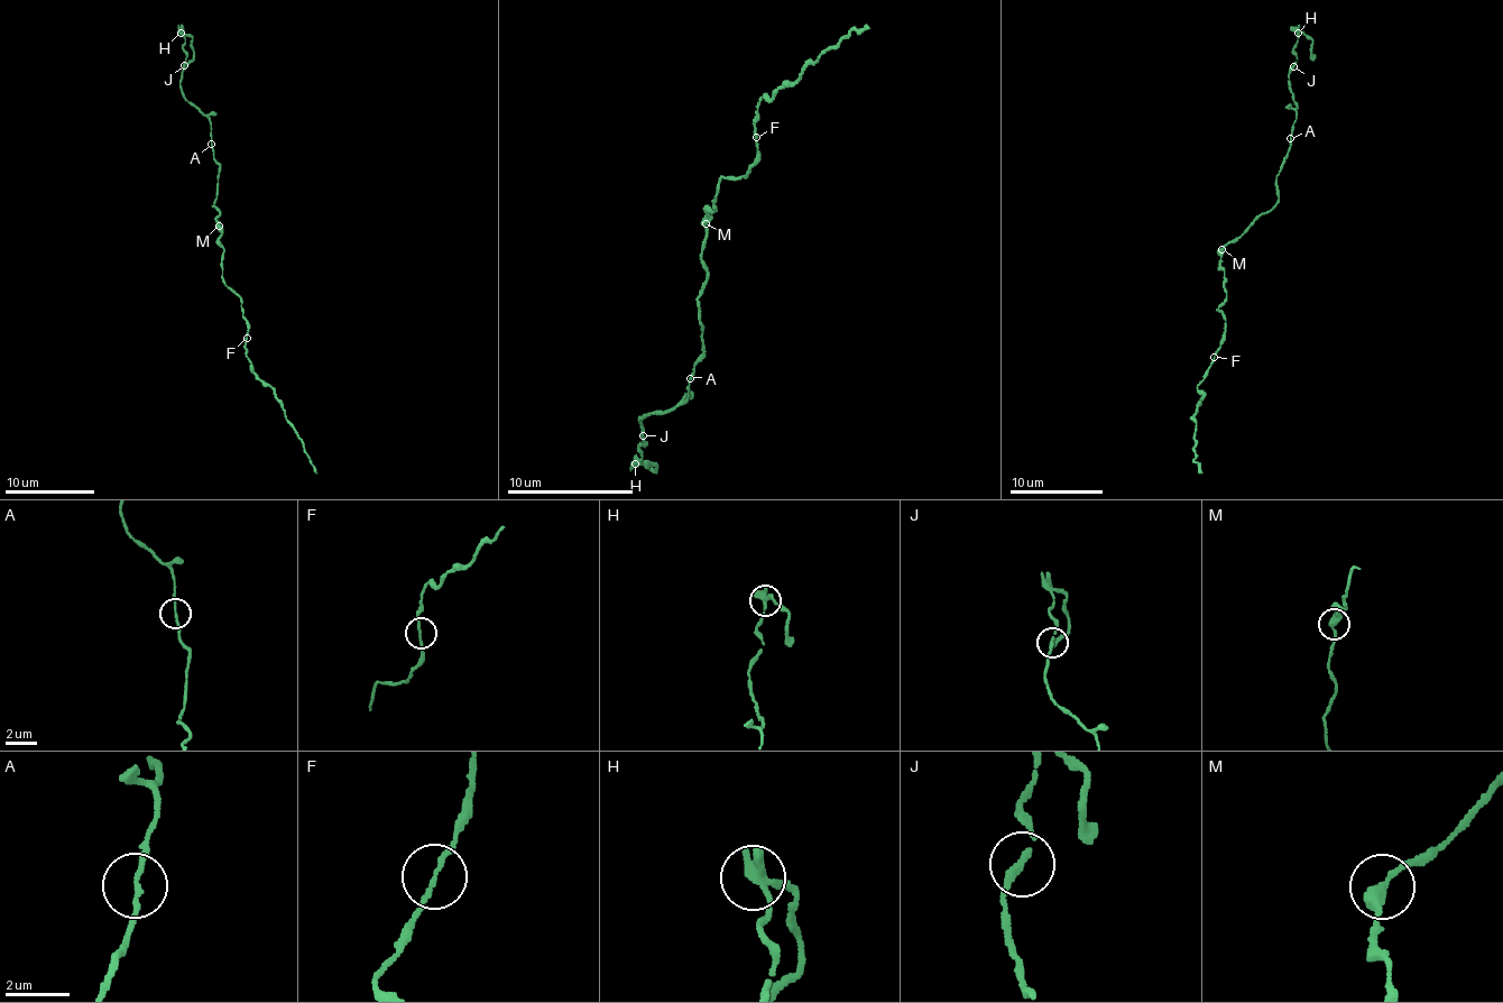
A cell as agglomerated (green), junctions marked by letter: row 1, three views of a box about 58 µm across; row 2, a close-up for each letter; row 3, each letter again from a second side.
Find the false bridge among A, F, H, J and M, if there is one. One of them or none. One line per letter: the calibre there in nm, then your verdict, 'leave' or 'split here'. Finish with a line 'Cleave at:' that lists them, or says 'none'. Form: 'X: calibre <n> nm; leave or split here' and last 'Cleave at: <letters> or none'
A: calibre 130 nm; leave
F: calibre 130 nm; leave
H: calibre 360 nm; split here
J: calibre 180 nm; leave
M: calibre 360 nm; leave
Cleave at: H

